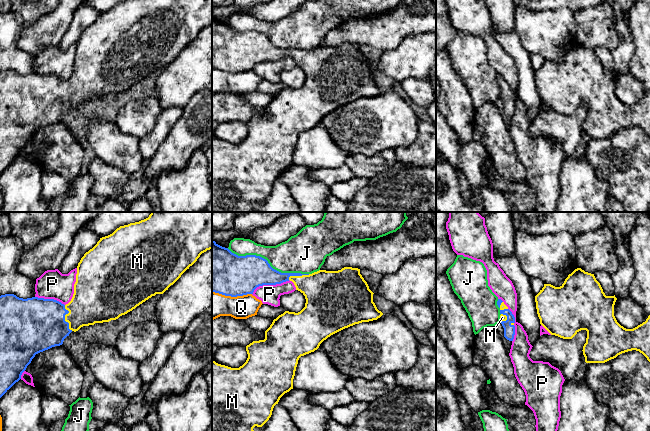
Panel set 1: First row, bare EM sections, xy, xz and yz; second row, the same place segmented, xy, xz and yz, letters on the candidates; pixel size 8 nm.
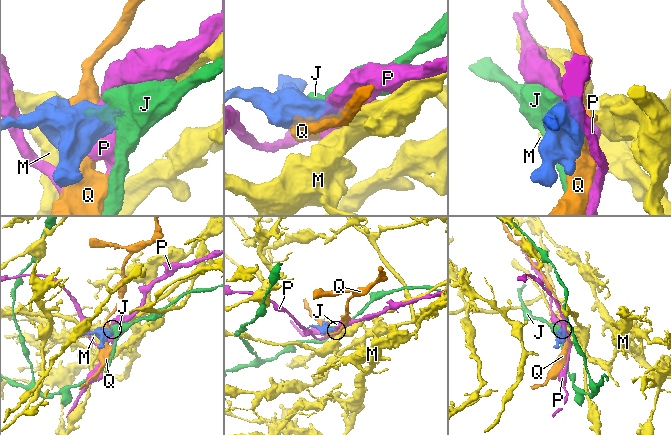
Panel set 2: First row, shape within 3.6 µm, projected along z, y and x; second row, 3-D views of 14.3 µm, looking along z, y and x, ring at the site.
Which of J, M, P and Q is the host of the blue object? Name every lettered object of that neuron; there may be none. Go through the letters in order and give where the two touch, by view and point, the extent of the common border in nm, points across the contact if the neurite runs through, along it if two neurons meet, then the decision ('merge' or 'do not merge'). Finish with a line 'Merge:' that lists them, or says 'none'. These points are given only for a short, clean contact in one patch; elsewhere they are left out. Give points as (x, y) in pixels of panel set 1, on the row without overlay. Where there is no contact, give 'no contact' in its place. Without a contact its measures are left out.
J: xz (267, 38) | 700 nm | do not merge
M: xy (64, 94) | 220 nm | across xy (34, 101), (44, 101), (64, 94), (73, 92), (91, 79) | merge
P: xz (269, 60) | 320 nm | do not merge
Q: xz (232, 72) | 320 nm | do not merge
Merge: M

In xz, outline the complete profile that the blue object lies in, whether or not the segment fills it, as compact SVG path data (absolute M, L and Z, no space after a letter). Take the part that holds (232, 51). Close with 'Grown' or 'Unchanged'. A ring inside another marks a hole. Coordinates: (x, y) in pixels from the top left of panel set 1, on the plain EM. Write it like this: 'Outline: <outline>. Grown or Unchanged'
Outline: M212 16L212 68L237 73L253 70L259 62L276 61L289 56L294 59L296 66L305 72L305 83L298 89L285 87L274 95L265 107L264 116L253 117L246 122L248 134L239 144L231 144L212 136L212 212L259 212L253 204L262 203L271 193L273 184L280 174L293 165L293 155L301 132L317 126L331 111L355 100L377 96L383 91L373 78L374 69L369 65L358 44L319 46L312 50L281 49L260 32L238 32Z. Grown

